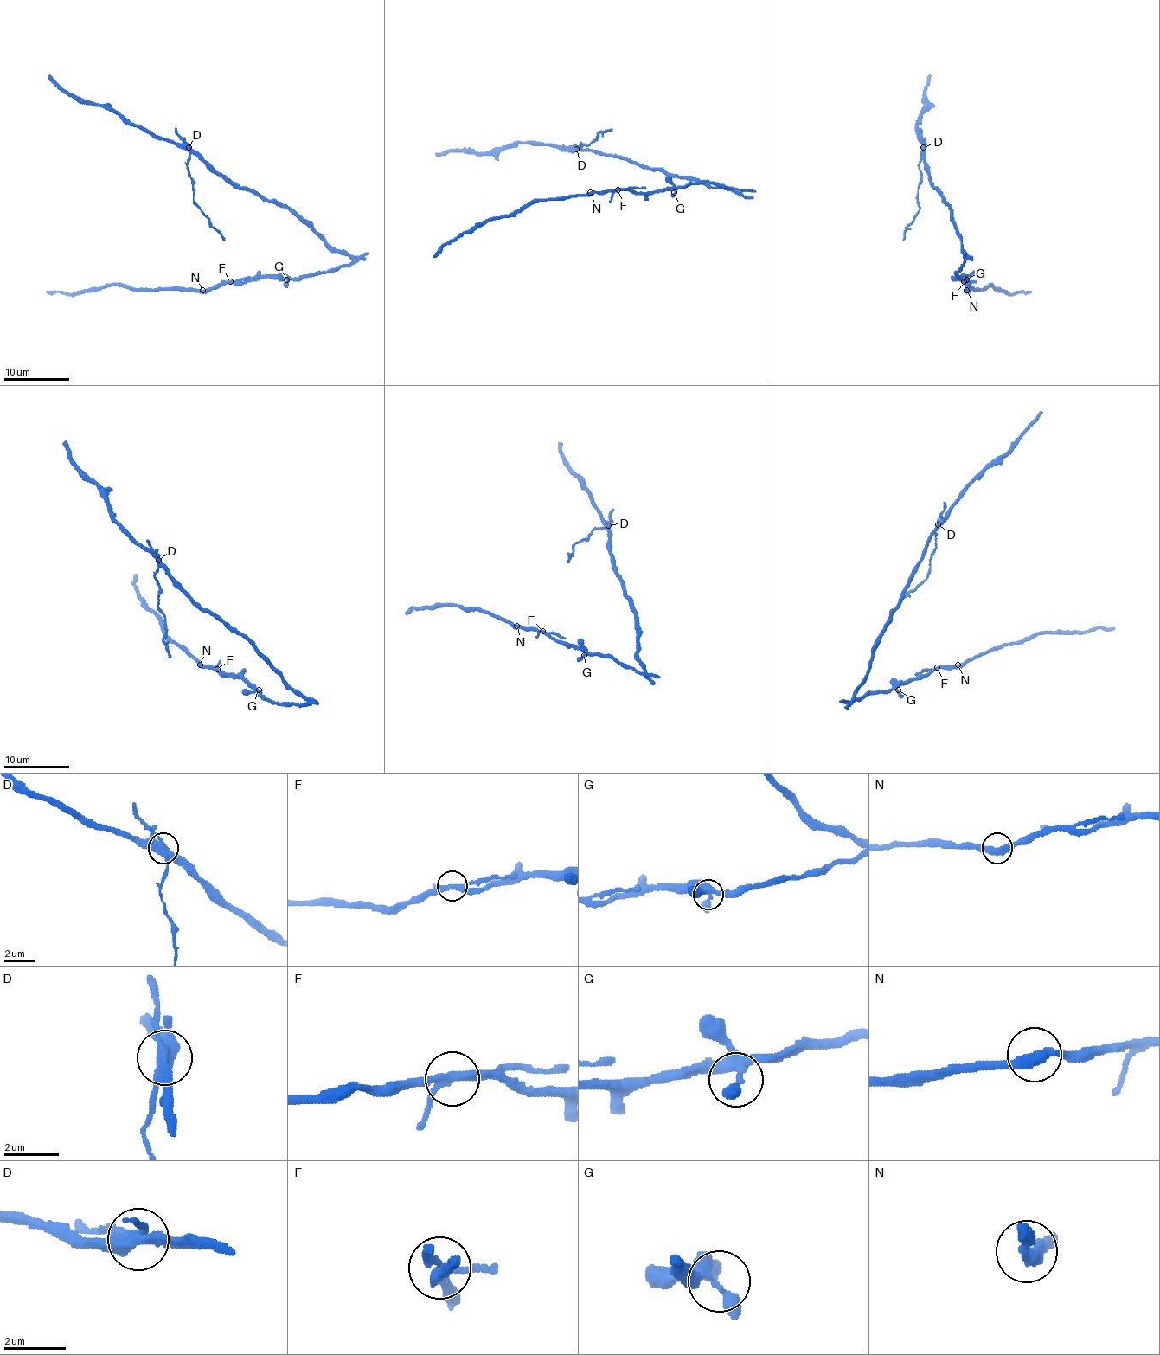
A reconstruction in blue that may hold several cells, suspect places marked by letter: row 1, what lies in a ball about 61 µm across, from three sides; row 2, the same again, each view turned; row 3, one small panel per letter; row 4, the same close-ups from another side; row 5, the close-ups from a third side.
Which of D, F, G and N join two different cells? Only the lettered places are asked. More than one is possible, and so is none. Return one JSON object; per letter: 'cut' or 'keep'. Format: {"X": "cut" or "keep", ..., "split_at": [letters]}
{"D": "cut", "F": "cut", "G": "keep", "N": "keep", "split_at": ["D", "F"]}

